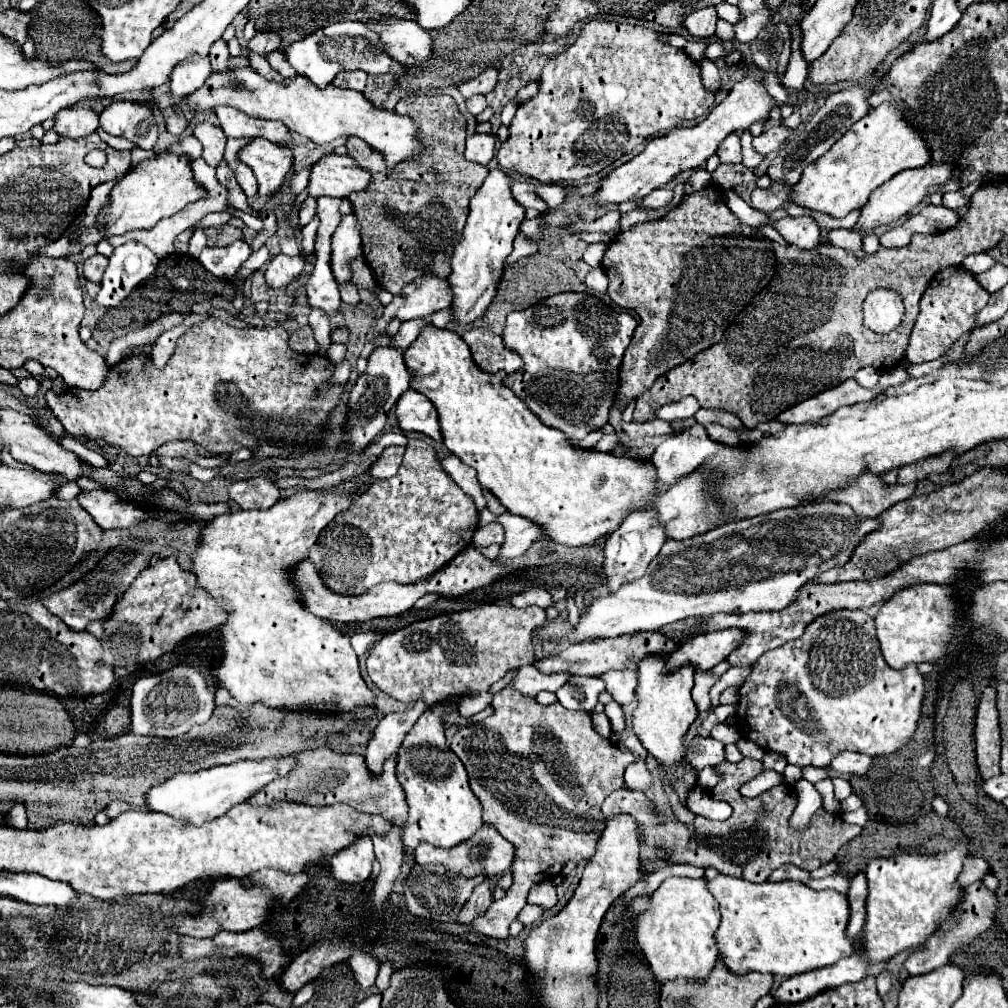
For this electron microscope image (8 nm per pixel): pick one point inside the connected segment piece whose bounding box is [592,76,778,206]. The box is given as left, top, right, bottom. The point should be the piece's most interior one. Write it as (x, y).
(681, 149)

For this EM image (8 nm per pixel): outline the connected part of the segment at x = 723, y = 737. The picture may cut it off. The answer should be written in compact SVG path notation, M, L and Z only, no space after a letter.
M716 724L712 728L712 738L724 742L724 744L736 744L740 740L740 732L734 726L728 724Z

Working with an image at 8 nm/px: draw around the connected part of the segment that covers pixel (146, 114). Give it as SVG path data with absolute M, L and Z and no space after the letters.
M114 102L100 114L100 126L110 136L122 136L136 142L140 148L154 148L158 140L158 126L154 112L132 102Z

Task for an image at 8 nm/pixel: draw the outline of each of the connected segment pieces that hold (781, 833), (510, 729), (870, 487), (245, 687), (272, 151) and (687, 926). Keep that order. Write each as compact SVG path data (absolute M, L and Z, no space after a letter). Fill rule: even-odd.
M744 758L738 764L732 764L724 760L724 772L726 772L726 802L732 806L732 816L726 822L712 822L696 816L692 826L684 826L676 820L658 824L658 818L654 824L652 820L646 818L646 814L642 818L636 814L638 810L636 804L630 804L624 798L620 800L618 796L616 796L616 806L618 806L616 810L636 816L640 822L642 838L650 846L658 846L670 852L670 864L684 862L700 868L712 866L722 874L744 878L748 882L766 882L770 872L780 868L782 864L794 864L806 872L816 870L822 864L830 862L846 842L850 842L862 832L860 826L844 824L840 816L834 814L826 816L824 808L820 808L818 814L812 816L806 830L794 832L790 828L790 816L796 808L796 794L792 786L780 784L760 794L758 798L744 798L738 790L742 784L746 784L748 780L752 780L762 772L762 762ZM732 776L736 776L738 780L732 780Z
M512 686L498 692L490 706L494 712L478 724L460 728L454 734L450 748L462 760L468 772L470 788L482 804L484 822L494 826L496 832L516 848L516 858L512 864L514 882L506 896L502 900L494 900L482 916L474 918L466 926L482 936L508 938L508 926L526 906L530 886L552 880L556 874L560 874L566 860L586 862L592 858L596 842L606 826L600 804L608 794L624 786L624 770L634 762L634 756L596 734L588 712L566 710L560 704L542 706L534 698L516 692Z
M866 472L858 478L856 484L850 484L842 492L834 492L824 500L848 504L854 508L858 516L864 516L864 518L878 518L880 510L888 510L900 500L910 498L914 490L916 490L916 484L910 484L910 486L894 484L884 488L880 476Z
M358 476L328 490L296 492L268 510L230 510L206 522L200 530L198 550L190 554L190 572L196 574L198 588L210 592L210 596L218 600L218 606L230 612L226 624L218 628L222 660L214 670L214 676L216 684L226 688L238 704L250 706L262 702L268 708L316 714L344 714L366 706L378 708L376 696L360 676L358 658L348 636L340 634L328 620L304 610L300 592L292 580L294 568L308 558L320 530L356 500L356 492L360 490L364 478L366 476Z
M256 138L238 152L238 160L252 168L258 180L258 196L276 194L294 162L290 146L274 144L266 138Z
M666 878L652 894L652 908L636 924L636 944L660 984L678 978L702 982L718 958L714 940L718 924L718 902L706 892L702 878Z

